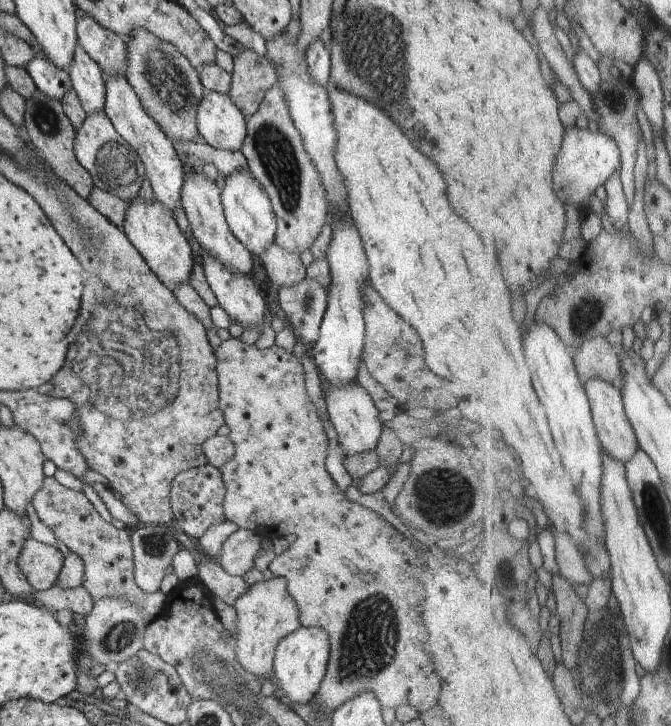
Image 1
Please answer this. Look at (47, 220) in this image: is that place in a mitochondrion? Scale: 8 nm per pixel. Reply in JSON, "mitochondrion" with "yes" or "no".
{"mitochondrion":"no"}

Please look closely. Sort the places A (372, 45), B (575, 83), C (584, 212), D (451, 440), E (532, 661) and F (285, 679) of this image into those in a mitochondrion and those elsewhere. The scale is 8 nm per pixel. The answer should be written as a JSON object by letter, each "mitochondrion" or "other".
{"A":"mitochondrion","B":"other","C":"other","D":"other","E":"other","F":"other"}

